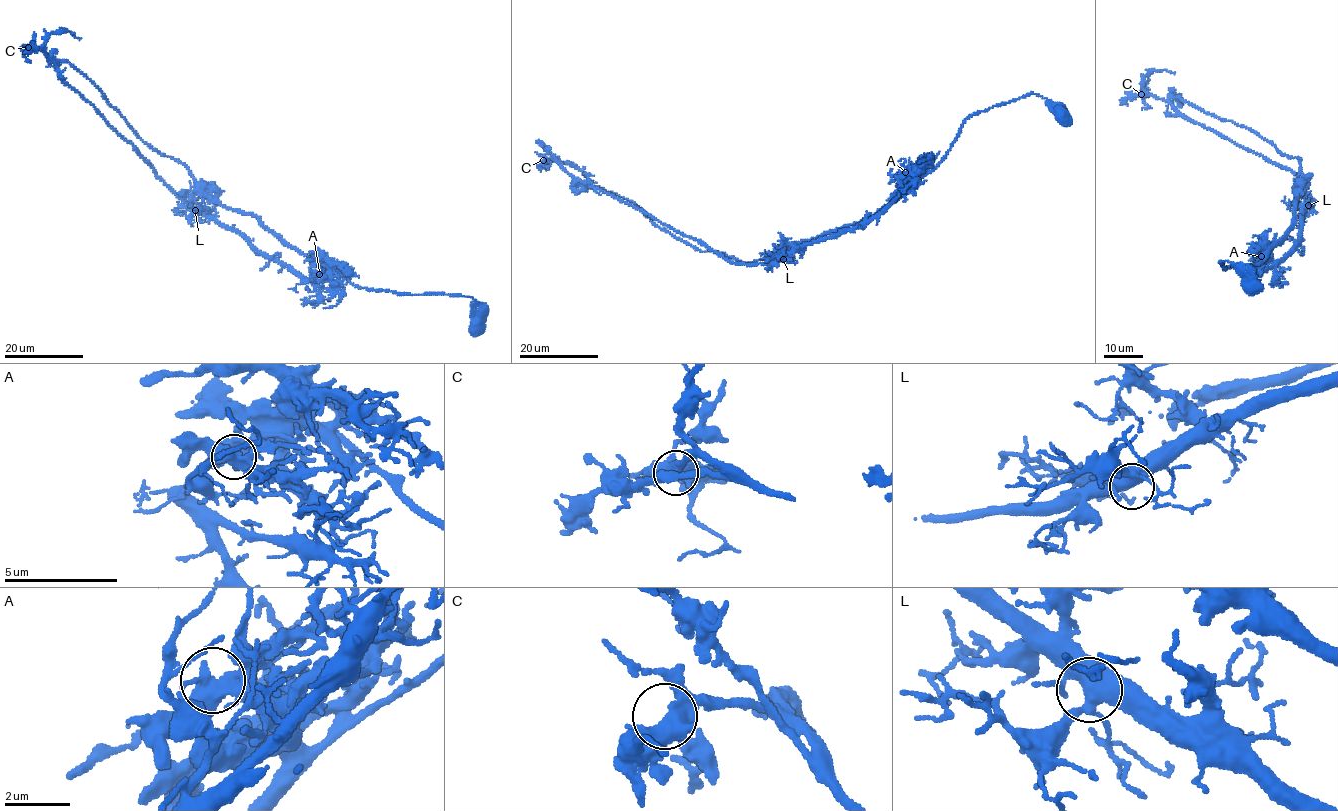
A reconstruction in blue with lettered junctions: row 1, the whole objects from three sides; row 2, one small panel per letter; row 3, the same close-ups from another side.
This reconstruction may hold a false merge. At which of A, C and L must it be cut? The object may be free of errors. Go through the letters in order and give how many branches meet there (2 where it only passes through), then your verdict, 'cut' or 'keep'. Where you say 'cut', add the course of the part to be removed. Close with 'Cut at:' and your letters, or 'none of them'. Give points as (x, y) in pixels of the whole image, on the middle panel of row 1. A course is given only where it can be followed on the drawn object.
A: 6 | cut | (905, 172), (899, 195), (868, 221), (770, 262), (742, 265), (585, 184), (556, 159), (574, 164), (597, 183)
C: 6 | keep
L: 6 | keep
Cut at: A

